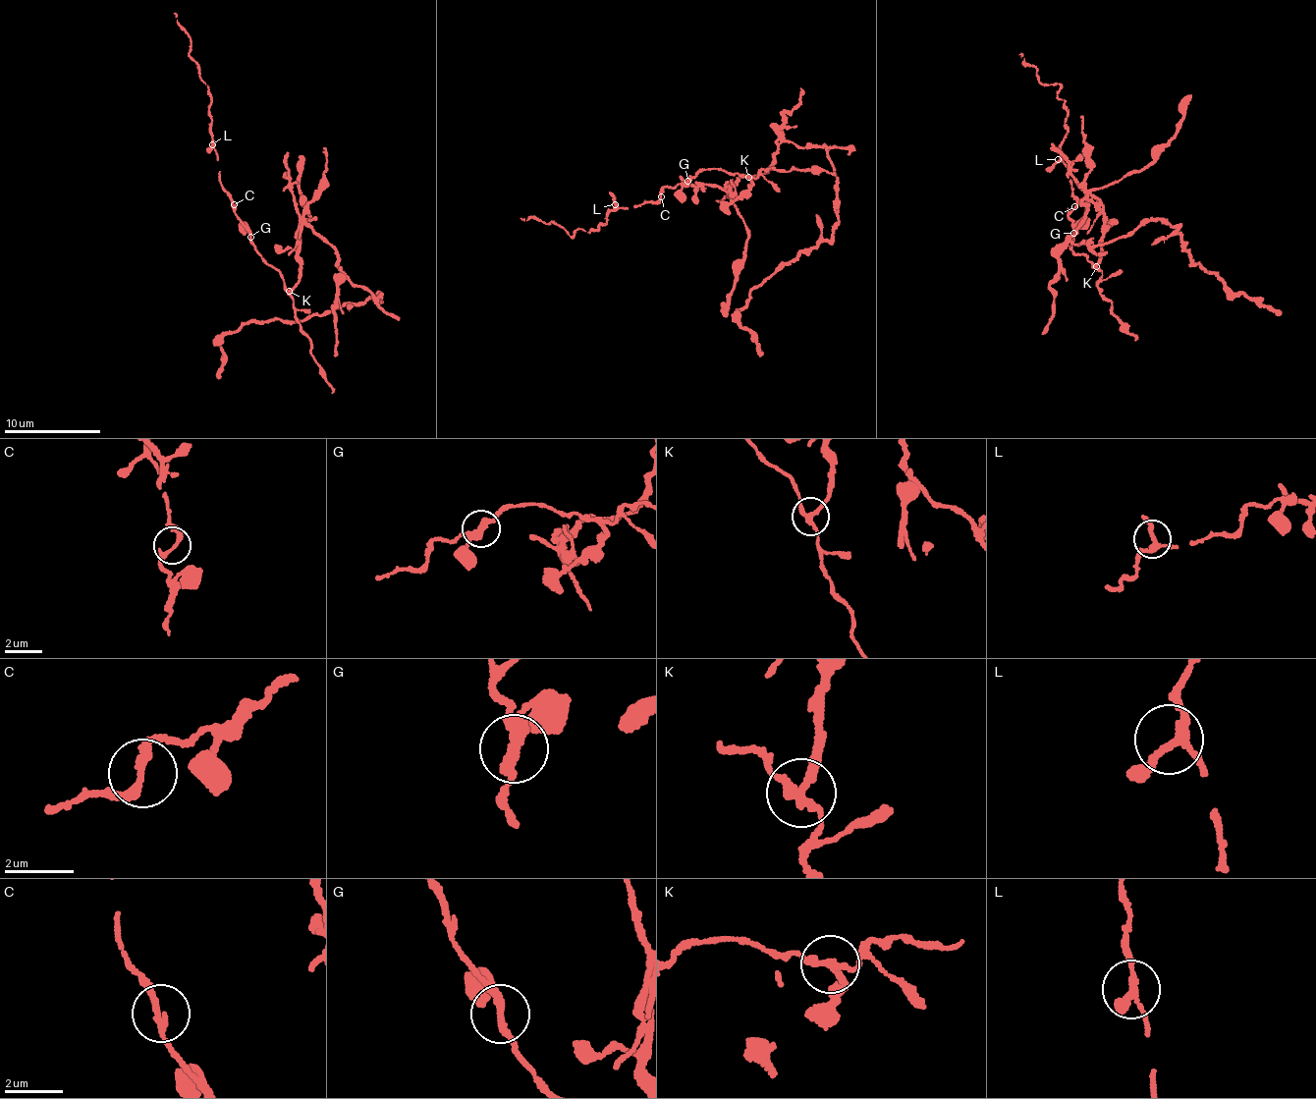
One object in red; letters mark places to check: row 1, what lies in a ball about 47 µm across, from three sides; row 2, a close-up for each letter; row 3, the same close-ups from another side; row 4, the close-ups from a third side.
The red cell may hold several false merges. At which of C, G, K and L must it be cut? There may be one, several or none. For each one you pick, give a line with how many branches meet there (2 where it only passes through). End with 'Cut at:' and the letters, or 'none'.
K: Branches: 3
Cut at: K

